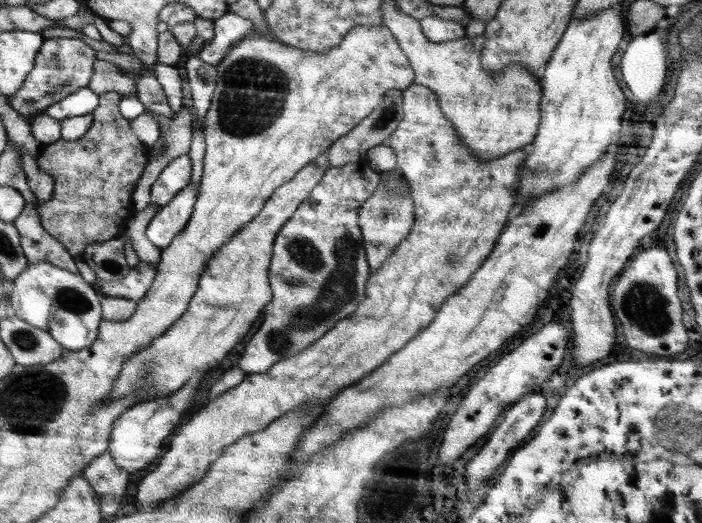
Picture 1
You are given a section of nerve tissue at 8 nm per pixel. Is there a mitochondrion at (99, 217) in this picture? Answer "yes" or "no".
no

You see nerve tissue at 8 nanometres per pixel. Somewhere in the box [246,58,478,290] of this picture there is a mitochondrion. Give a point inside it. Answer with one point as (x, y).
(388, 115)

